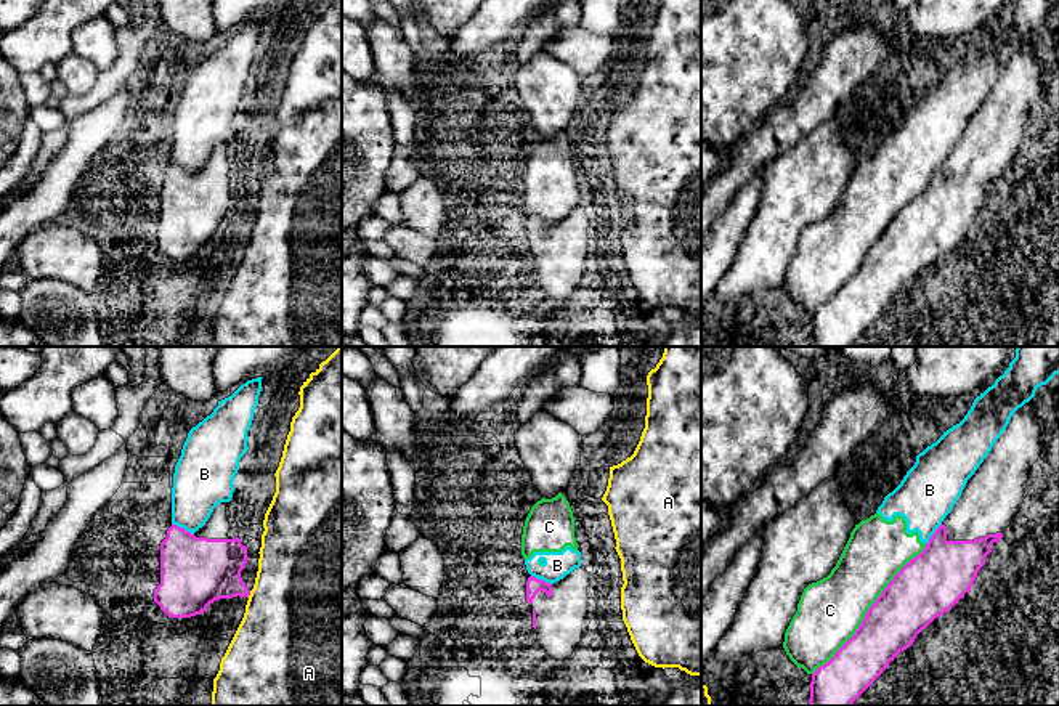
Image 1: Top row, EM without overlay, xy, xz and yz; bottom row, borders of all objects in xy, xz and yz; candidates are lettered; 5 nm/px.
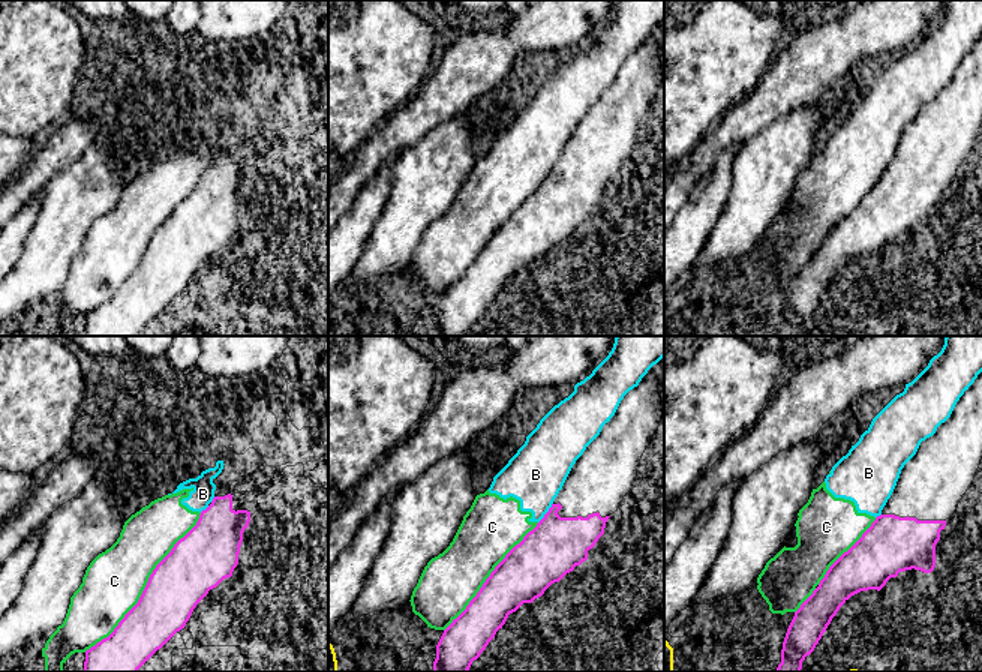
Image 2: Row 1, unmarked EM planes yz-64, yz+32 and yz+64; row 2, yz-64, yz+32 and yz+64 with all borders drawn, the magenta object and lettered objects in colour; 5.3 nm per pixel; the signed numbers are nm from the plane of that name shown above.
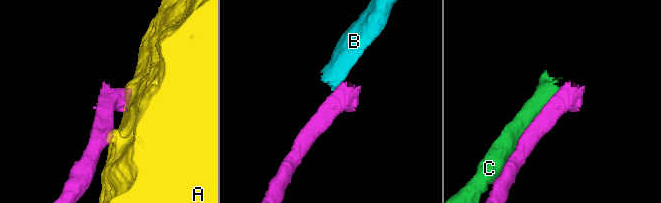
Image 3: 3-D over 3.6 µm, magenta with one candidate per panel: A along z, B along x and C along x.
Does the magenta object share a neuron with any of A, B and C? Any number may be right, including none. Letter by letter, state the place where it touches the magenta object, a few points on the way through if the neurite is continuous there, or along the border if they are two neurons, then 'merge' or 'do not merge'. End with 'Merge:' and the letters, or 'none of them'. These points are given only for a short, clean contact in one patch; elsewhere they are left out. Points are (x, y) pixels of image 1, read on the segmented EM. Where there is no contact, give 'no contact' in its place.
A: meets magenta in xy at (249, 594); border along xy (251, 591), (247, 597); do not merge
B: meets magenta in xy at (183, 528); border along xy (172, 522), (193, 535); do not merge
C: meets magenta in yz at (868, 610); do not merge
Merge: none of them

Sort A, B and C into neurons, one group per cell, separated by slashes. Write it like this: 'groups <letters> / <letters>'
groups A / B C

